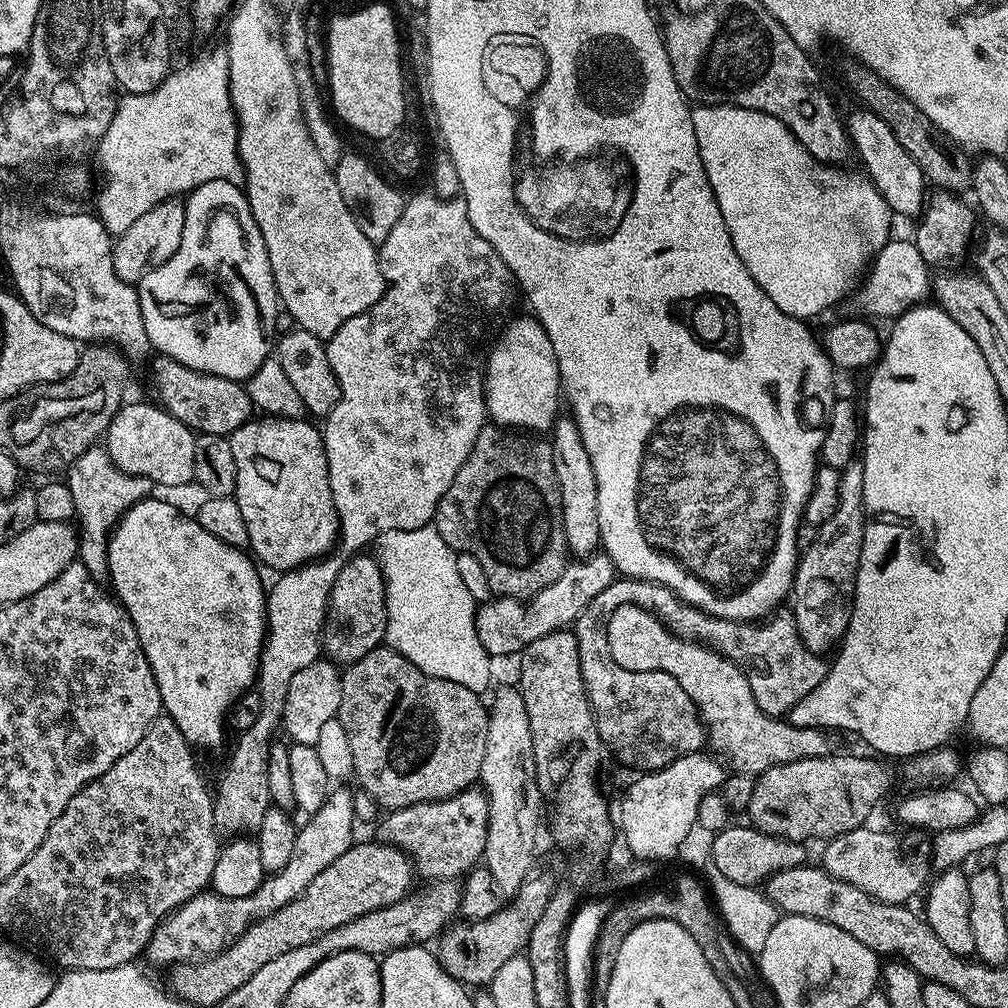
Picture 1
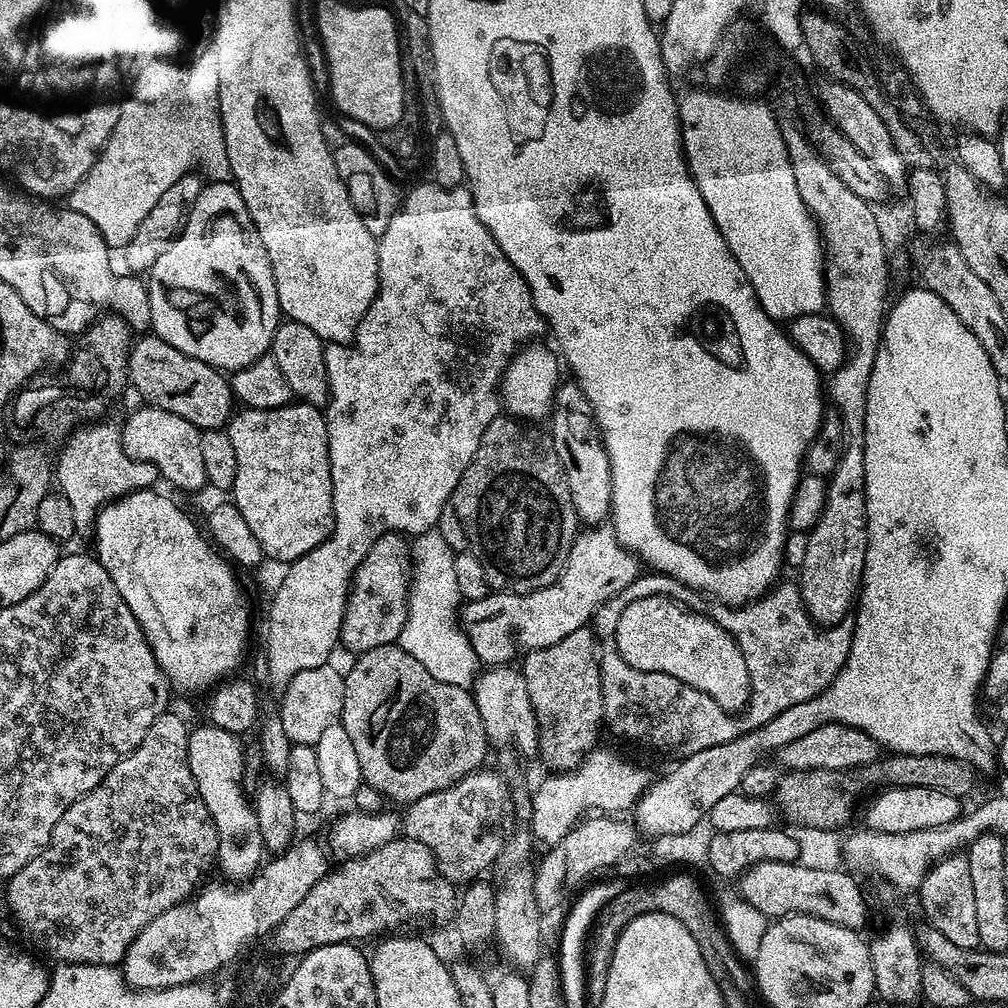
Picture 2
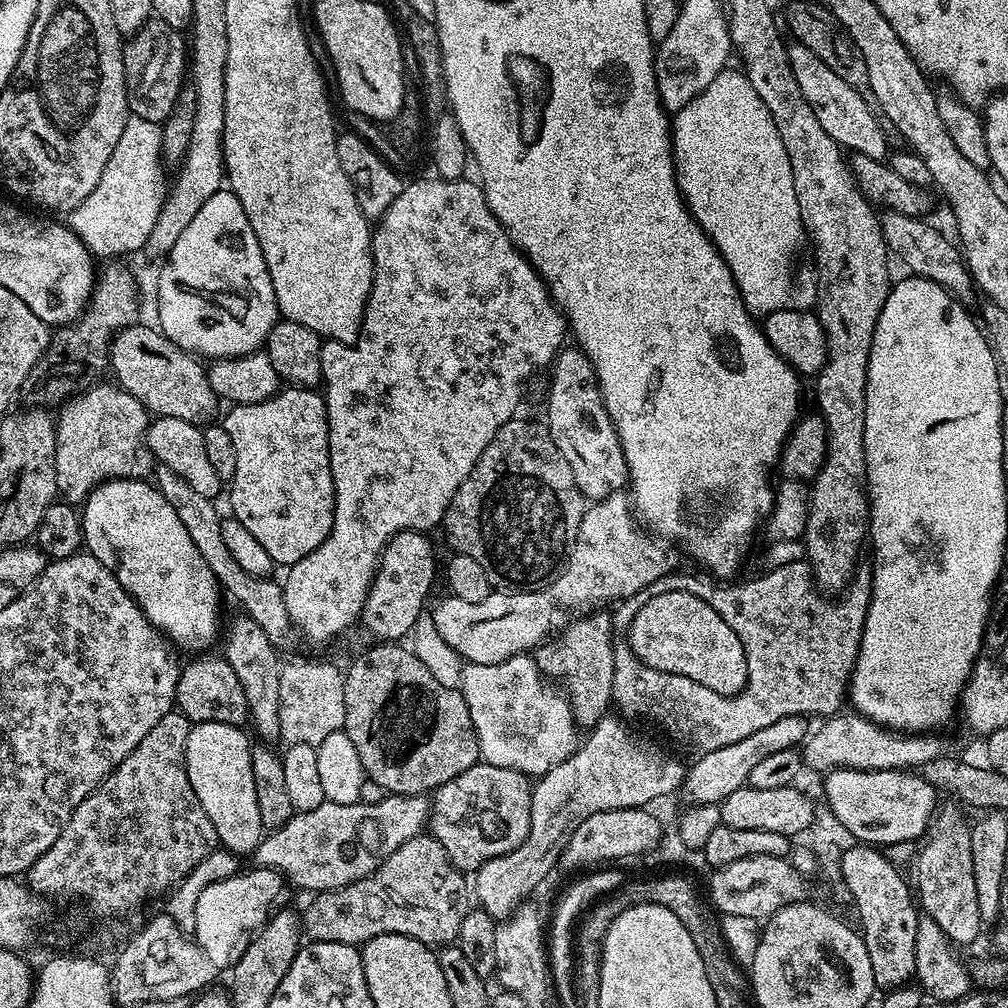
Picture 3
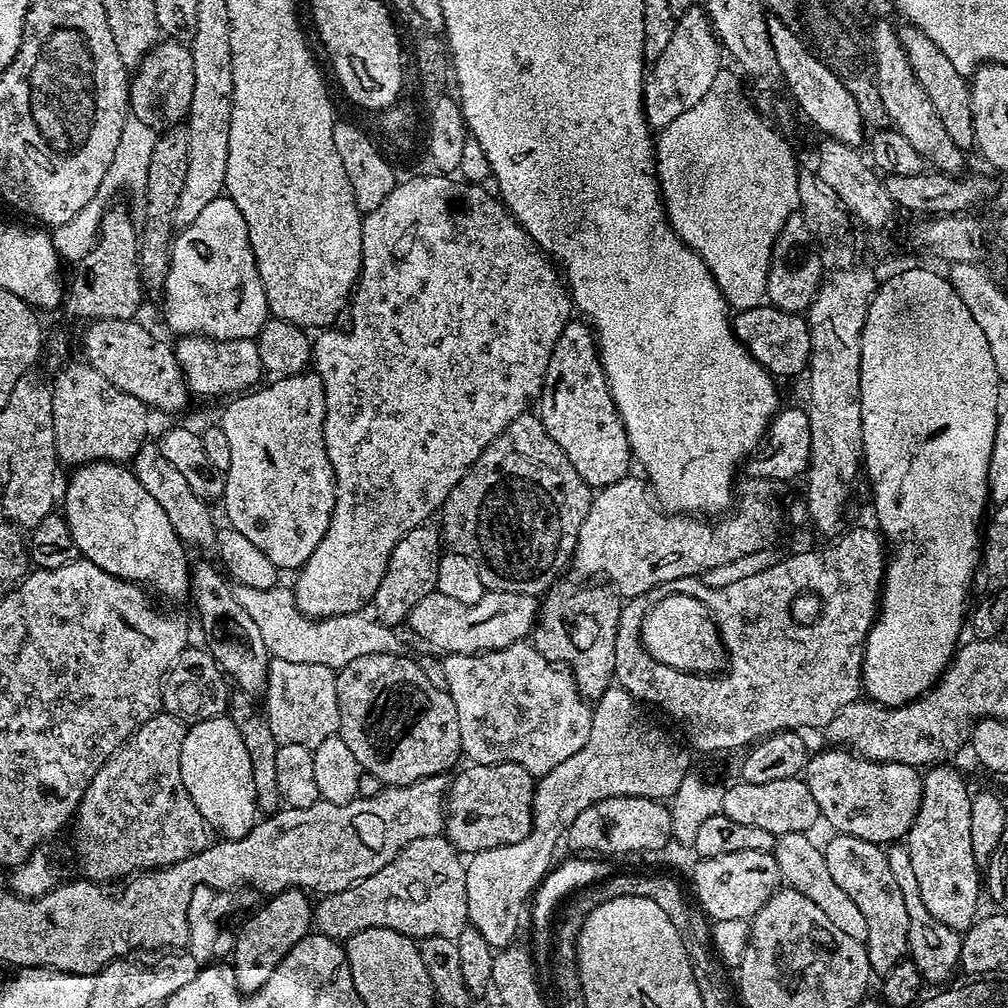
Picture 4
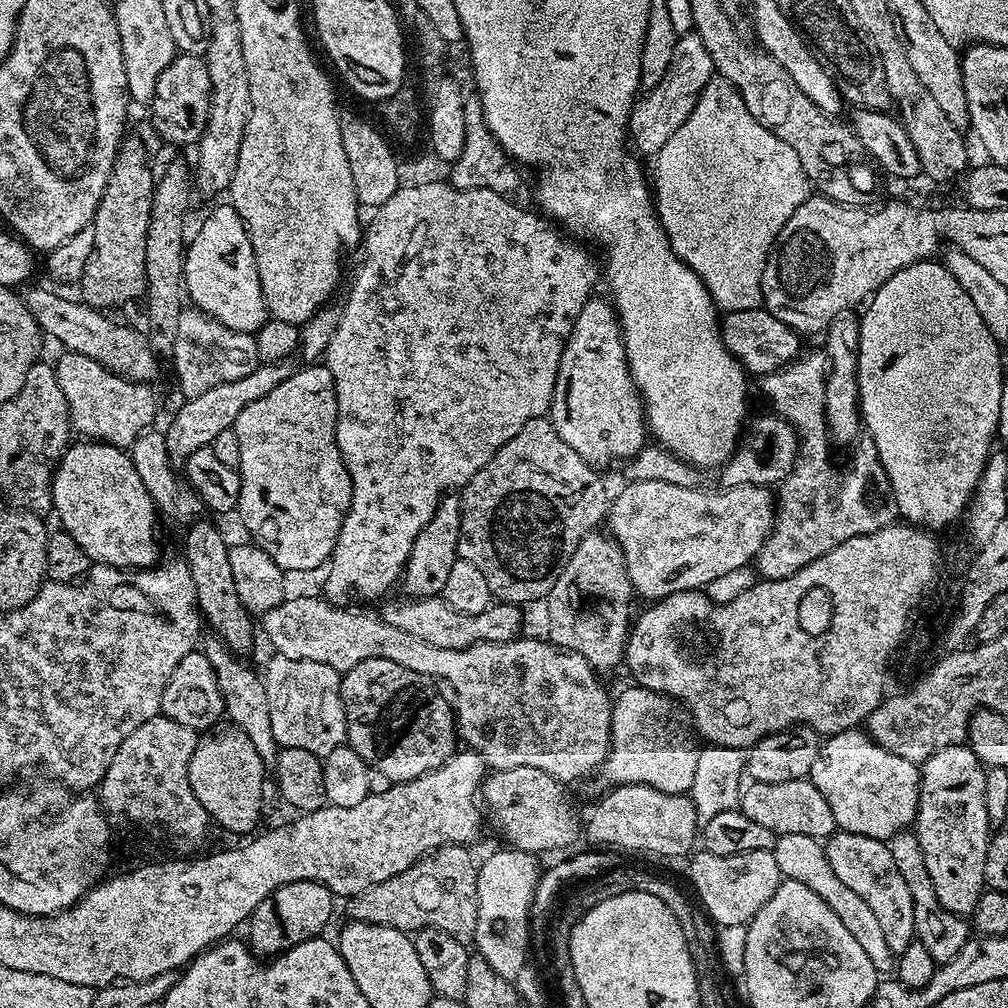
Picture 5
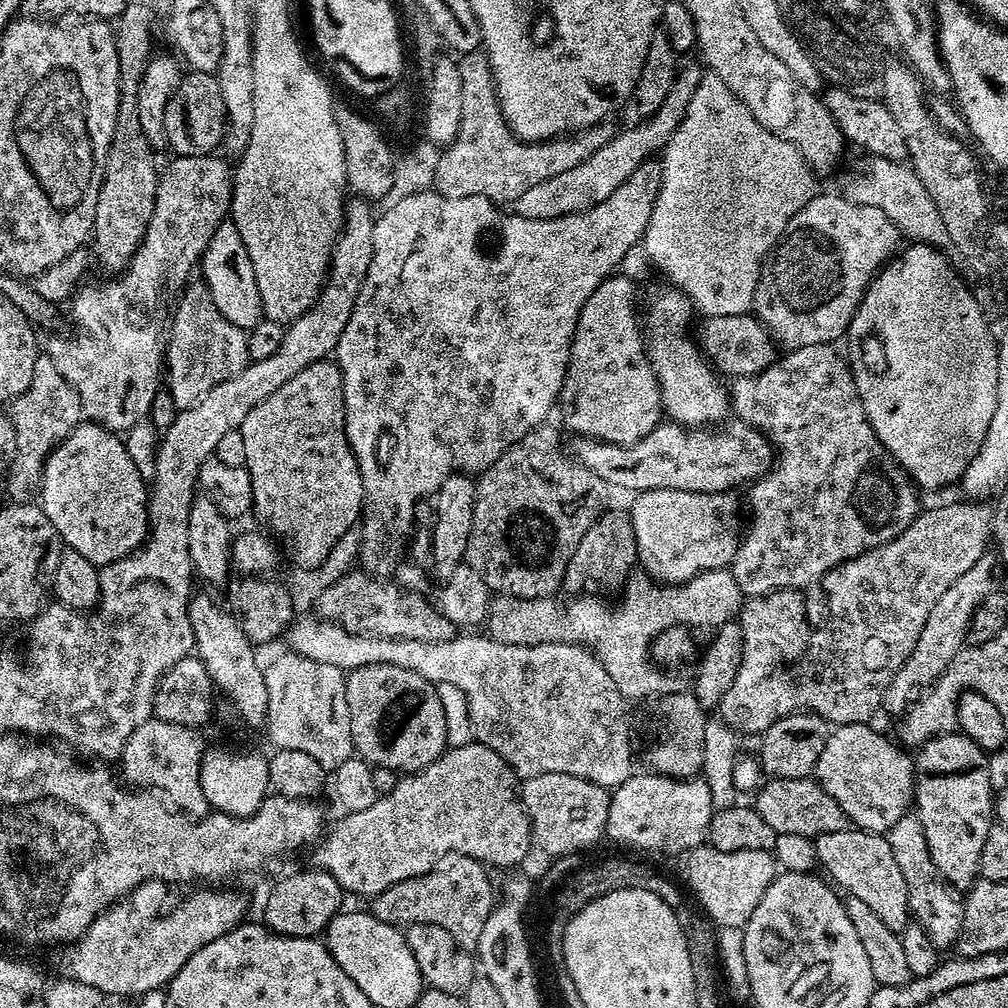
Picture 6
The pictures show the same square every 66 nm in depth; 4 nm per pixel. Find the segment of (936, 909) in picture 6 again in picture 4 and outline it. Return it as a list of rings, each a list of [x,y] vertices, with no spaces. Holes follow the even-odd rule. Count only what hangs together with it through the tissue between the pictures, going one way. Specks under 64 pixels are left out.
[[[896,842],[887,849],[890,871],[894,878],[898,878],[898,890],[902,890],[902,898],[906,898],[906,910],[910,914],[910,934],[908,935],[908,956],[918,966],[921,981],[936,986],[944,986],[949,983],[955,972],[960,968],[960,955],[962,954],[962,936],[946,926],[946,922],[938,922],[930,910],[926,910],[926,902],[922,902],[922,890],[918,888],[918,878],[914,874],[914,862],[910,860],[910,854],[903,843]]]

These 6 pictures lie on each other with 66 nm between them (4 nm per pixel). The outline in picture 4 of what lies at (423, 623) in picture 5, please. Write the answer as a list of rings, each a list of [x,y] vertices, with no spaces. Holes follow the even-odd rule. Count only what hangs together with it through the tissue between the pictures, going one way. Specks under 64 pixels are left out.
[[[434,591],[408,615],[407,627],[412,627],[426,643],[440,654],[474,656],[483,652],[498,652],[511,644],[521,643],[533,631],[538,620],[538,600],[513,592],[488,592],[477,604],[454,602],[446,594]]]

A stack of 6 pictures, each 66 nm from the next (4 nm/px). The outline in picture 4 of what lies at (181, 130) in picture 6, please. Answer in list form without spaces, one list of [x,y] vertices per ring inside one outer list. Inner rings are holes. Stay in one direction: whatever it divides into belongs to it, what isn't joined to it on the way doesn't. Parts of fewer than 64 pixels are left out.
[[[168,38],[157,43],[148,53],[144,67],[131,77],[128,92],[129,111],[150,130],[166,130],[187,119],[190,113],[189,106],[193,100],[193,90],[192,49],[187,43]]]

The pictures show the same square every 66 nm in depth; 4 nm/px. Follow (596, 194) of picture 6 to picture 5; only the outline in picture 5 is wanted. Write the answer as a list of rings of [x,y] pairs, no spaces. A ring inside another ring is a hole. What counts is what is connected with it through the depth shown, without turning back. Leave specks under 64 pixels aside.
[[[695,31],[679,37],[674,46],[674,56],[670,58],[670,64],[666,66],[662,80],[653,88],[647,89],[633,107],[628,119],[631,147],[641,157],[656,157],[662,150],[662,146],[666,146],[671,136],[682,127],[682,122],[690,118],[702,90],[706,90],[706,82],[710,82],[713,75],[710,54],[707,53],[702,38],[697,36]]]

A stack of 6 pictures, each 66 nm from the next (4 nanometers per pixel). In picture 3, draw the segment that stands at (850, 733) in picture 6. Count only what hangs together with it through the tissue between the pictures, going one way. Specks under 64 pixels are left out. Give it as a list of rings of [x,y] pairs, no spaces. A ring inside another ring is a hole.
[[[835,768],[823,780],[824,796],[828,799],[826,808],[850,830],[856,841],[869,846],[919,841],[927,833],[938,808],[936,788],[912,770],[859,772]]]

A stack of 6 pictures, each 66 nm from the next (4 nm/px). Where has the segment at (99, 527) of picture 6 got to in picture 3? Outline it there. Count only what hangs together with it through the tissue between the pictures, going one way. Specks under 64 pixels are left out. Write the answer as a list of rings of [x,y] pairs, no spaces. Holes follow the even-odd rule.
[[[108,480],[105,484],[100,484],[88,496],[82,505],[82,544],[88,555],[94,557],[98,562],[102,562],[102,566],[106,566],[106,570],[110,570],[110,574],[114,574],[114,578],[118,578],[118,582],[136,599],[136,605],[142,610],[142,614],[146,614],[146,618],[157,628],[158,631],[164,633],[165,637],[177,649],[181,648],[184,652],[192,652],[188,654],[204,654],[209,651],[207,649],[212,643],[217,643],[218,637],[222,632],[222,624],[219,624],[220,618],[220,596],[222,597],[222,589],[219,581],[214,576],[214,570],[210,570],[210,566],[206,564],[202,554],[198,554],[198,546],[194,546],[194,542],[190,539],[190,534],[186,534],[186,526],[182,526],[182,522],[178,519],[178,514],[174,514],[174,506],[170,506],[170,502],[166,502],[166,498],[160,493],[155,483],[143,480]]]

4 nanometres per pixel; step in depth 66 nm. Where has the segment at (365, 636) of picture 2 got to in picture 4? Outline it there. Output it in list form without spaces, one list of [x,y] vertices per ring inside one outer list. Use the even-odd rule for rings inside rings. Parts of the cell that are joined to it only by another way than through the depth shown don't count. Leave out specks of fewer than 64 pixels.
[[[425,526],[410,530],[394,548],[388,569],[376,591],[375,615],[389,626],[400,626],[408,615],[432,592],[436,591],[438,570],[442,555],[442,532],[439,527]]]

